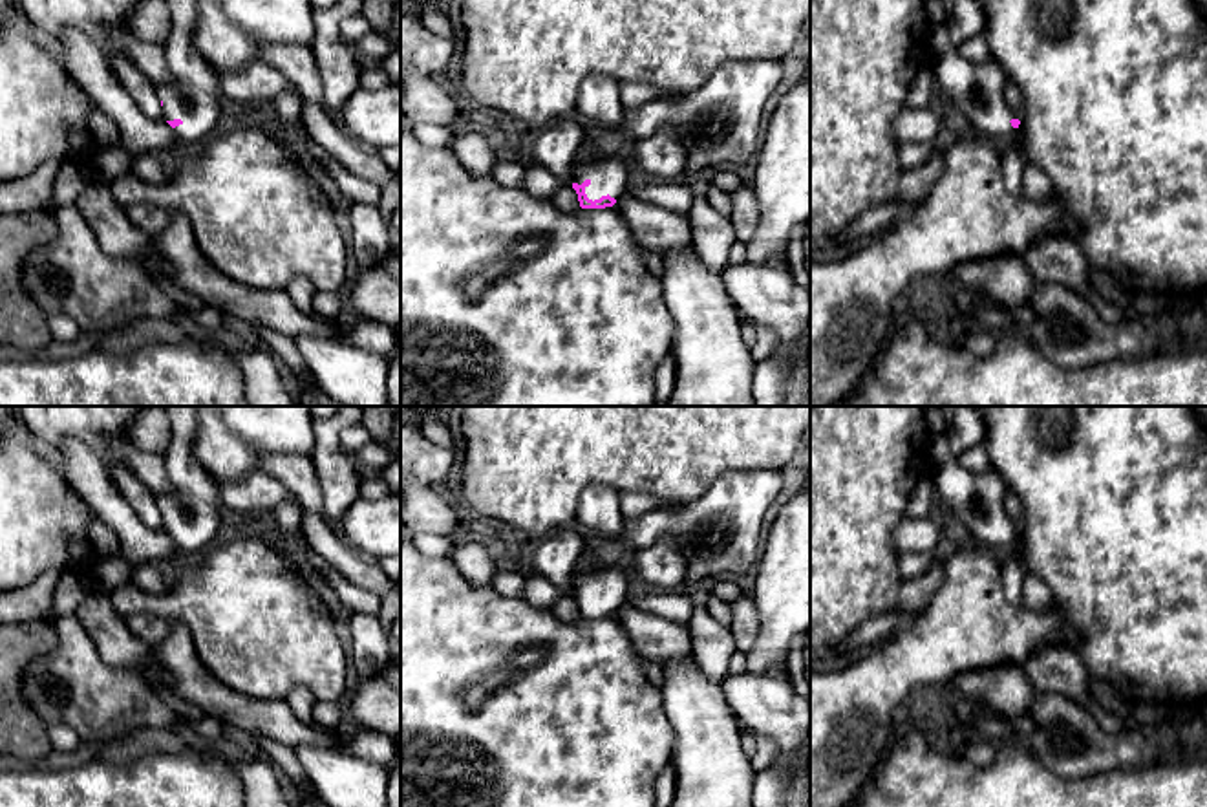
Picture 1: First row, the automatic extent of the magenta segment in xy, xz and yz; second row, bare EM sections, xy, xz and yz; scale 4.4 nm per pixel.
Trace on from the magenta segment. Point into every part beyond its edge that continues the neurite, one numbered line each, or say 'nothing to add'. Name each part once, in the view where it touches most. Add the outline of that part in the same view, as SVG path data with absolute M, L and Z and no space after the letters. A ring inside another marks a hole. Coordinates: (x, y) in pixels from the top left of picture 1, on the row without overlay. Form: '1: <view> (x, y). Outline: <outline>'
1: xz (611, 584). Outline: M585 543L585 551L576 564L572 593L582 595L589 589L591 595L585 597L585 604L593 611L607 604L618 609L631 595L631 573L616 564L594 567L591 553L593 543Z

